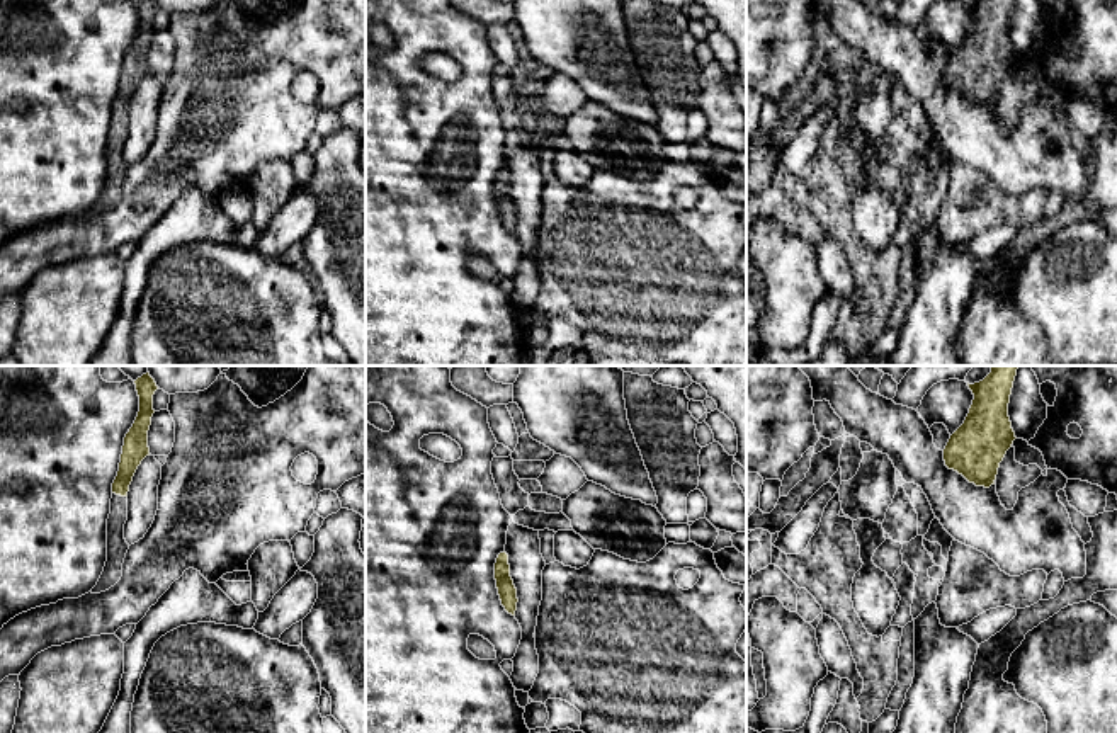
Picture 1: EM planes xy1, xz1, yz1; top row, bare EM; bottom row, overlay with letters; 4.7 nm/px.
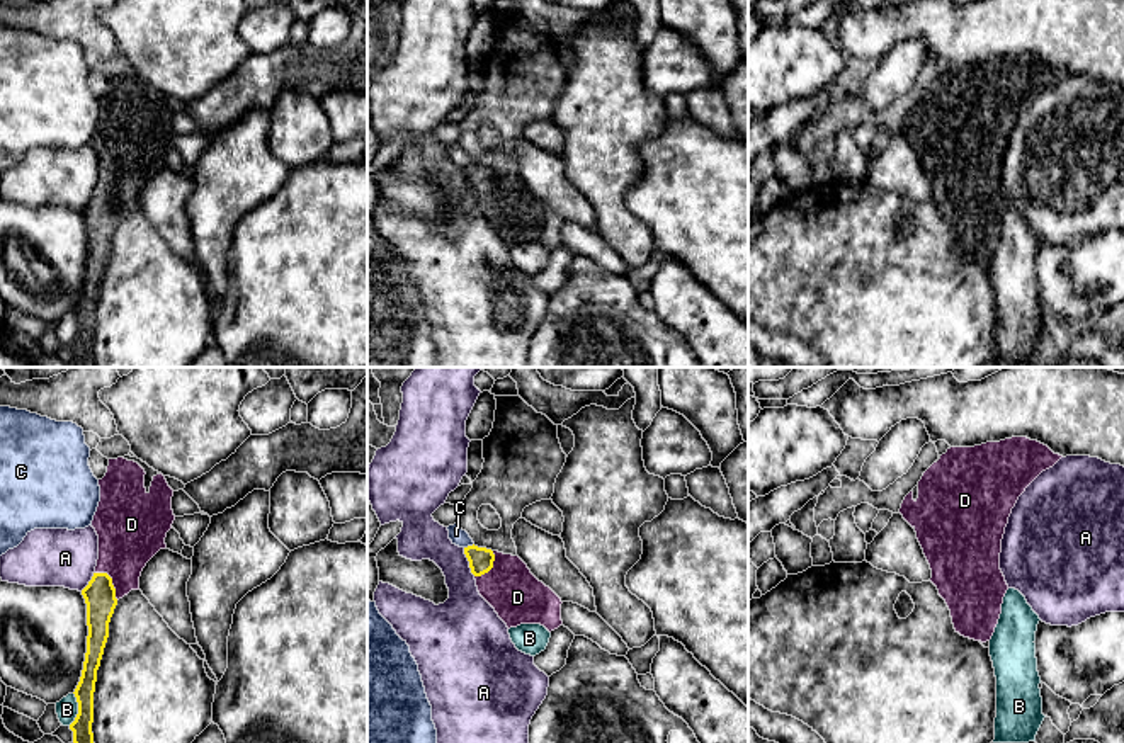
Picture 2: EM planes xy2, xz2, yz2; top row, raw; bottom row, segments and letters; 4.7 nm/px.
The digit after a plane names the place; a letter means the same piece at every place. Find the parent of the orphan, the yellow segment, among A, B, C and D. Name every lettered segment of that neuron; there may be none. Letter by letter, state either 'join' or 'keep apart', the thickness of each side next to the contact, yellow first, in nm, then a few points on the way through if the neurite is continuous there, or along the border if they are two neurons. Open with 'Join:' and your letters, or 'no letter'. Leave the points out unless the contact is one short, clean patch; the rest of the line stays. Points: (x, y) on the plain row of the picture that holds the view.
Join: D
A: keep apart; 110 nm thick on the yellow side, 220 nm on the other; border along xz2 (463, 167), (468, 186), (475, 194)
B: keep apart; 100 nm thick on the yellow side, 110 nm on the other; border along xy2 (73, 311), (77, 335), (68, 344)
C: keep apart; 110 nm thick on the yellow side, 80 nm on the other
D: join; 150 nm thick on the yellow side, 300 nm on the other; runs through xy2 (99, 213), (111, 199), (118, 191), (130, 150)

